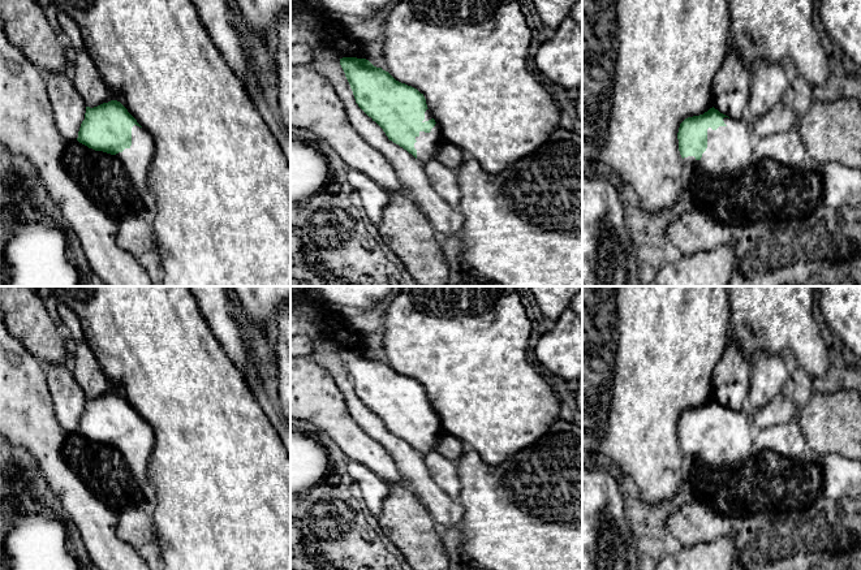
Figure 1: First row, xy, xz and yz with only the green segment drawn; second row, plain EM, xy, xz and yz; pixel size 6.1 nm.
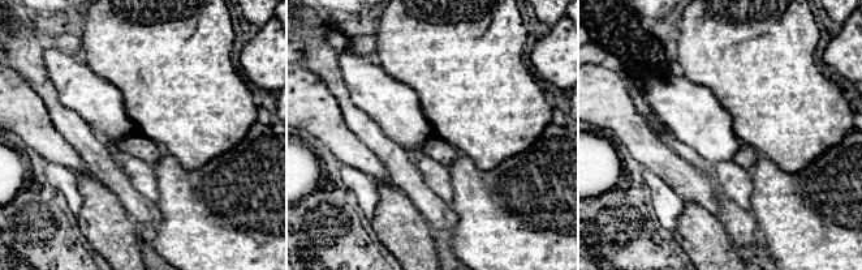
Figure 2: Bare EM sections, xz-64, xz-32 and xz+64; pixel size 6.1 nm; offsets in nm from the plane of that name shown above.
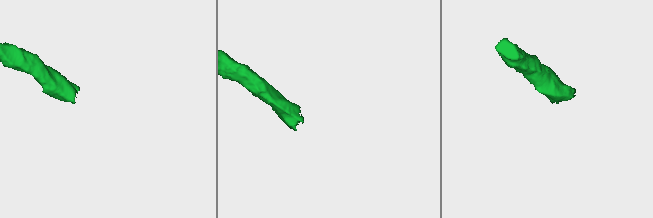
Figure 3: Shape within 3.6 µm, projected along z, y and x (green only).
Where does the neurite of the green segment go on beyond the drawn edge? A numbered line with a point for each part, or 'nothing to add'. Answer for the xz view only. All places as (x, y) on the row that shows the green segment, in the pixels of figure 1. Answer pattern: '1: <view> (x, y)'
1: xz (427, 143)

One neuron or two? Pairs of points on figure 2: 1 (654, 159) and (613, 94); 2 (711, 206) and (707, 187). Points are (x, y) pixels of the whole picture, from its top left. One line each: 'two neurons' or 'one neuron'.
1: one neuron
2: one neuron

